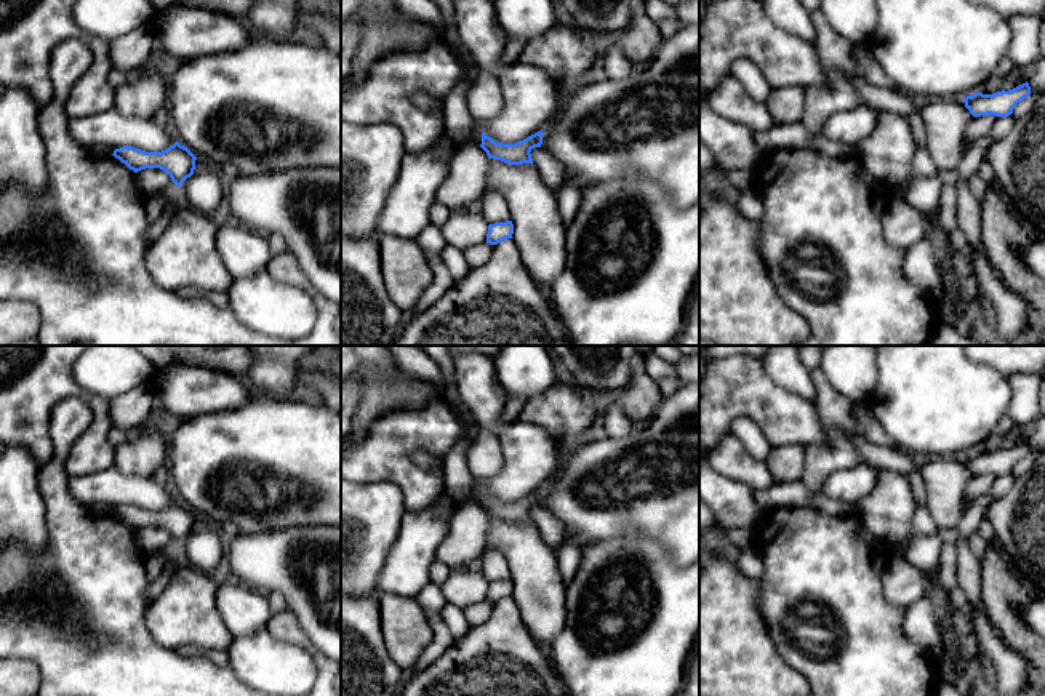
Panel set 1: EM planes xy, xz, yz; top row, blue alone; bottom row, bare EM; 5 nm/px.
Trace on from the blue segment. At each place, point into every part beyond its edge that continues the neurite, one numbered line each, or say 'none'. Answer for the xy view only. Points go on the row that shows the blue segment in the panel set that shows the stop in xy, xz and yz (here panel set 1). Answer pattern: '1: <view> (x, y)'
none

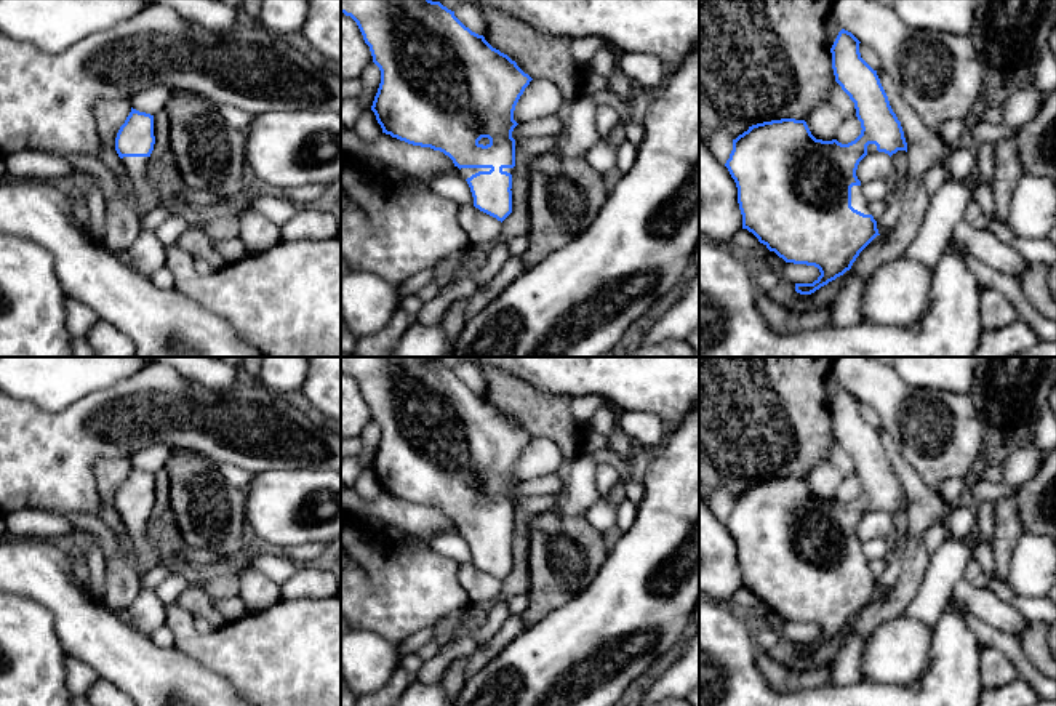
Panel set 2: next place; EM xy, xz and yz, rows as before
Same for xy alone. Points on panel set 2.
1: xy (136, 167)

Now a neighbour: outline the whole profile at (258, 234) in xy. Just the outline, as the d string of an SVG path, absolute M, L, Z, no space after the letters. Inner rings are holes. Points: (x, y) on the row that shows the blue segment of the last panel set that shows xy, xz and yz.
M242 205L238 239L248 253L262 253L282 240L280 226Z

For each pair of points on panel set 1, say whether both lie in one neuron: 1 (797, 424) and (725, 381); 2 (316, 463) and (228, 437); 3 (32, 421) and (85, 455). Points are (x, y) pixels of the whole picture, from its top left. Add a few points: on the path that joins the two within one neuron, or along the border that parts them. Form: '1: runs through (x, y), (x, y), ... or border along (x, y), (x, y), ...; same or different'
1: runs through (780, 413), (743, 386); same
2: runs through (293, 463), (253, 463), (250, 460); same
3: runs through (56, 391), (87, 396), (98, 407), (98, 424); same

